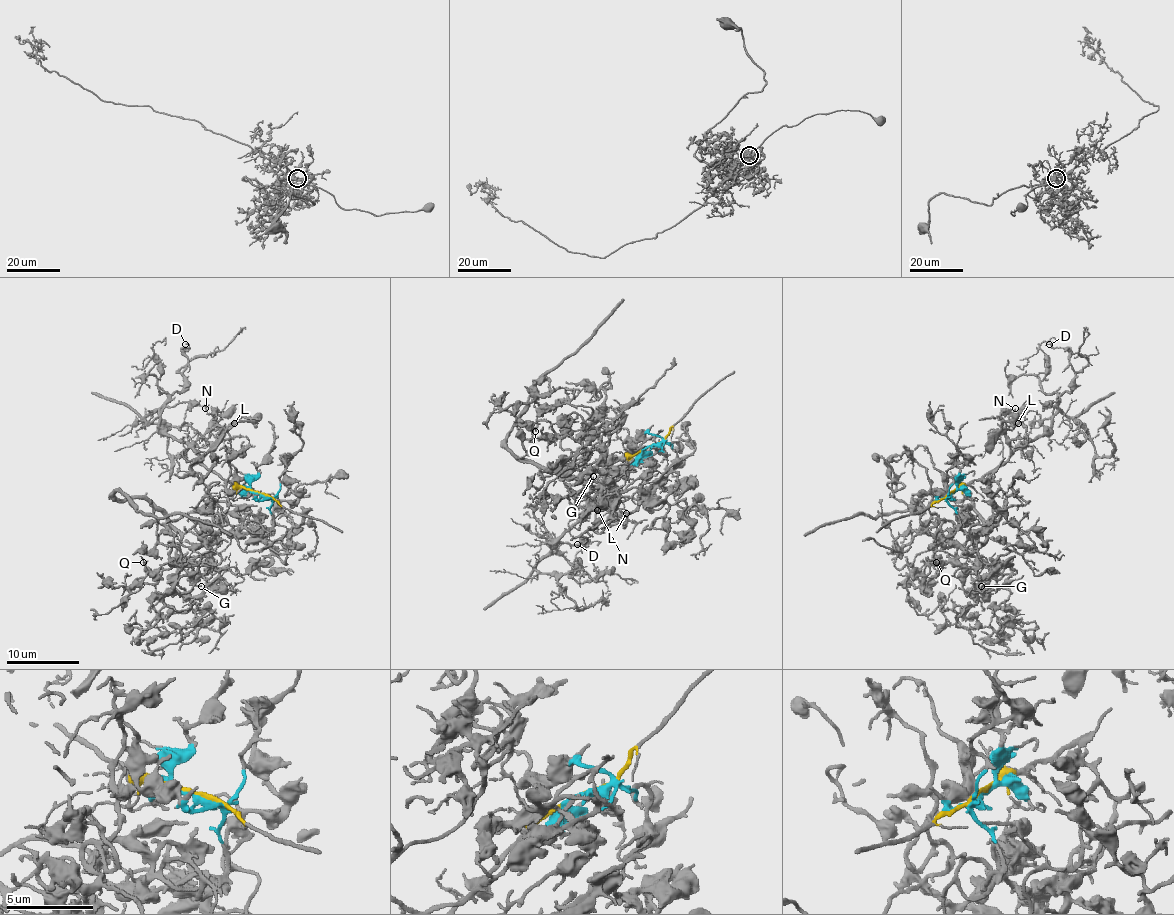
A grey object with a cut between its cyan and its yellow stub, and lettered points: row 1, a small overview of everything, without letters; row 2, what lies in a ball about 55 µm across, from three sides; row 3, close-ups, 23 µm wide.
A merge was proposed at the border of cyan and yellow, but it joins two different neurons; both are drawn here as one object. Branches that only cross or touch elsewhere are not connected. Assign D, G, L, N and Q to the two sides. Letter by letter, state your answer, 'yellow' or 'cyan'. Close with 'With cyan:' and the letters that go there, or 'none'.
D: yellow
G: cyan
L: yellow
N: yellow
Q: cyan
With cyan: G, Q

